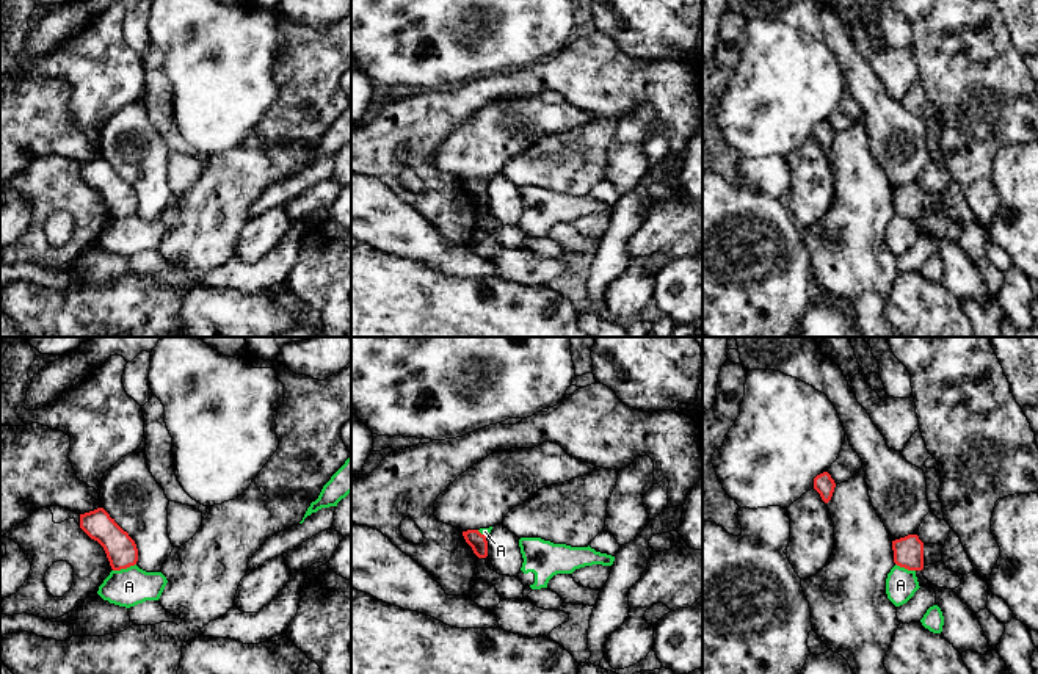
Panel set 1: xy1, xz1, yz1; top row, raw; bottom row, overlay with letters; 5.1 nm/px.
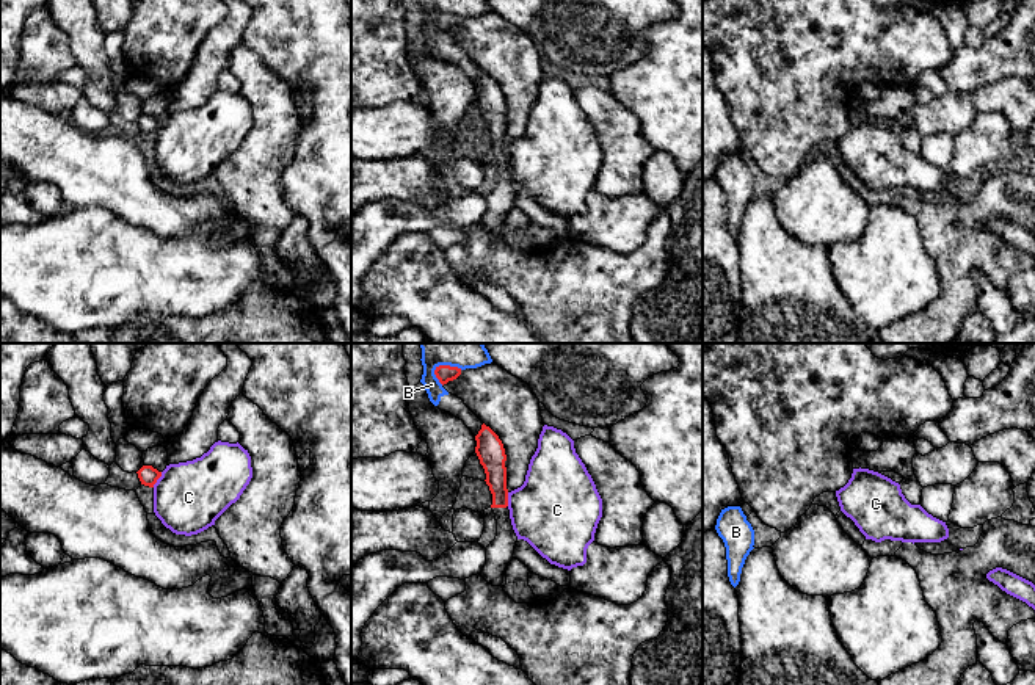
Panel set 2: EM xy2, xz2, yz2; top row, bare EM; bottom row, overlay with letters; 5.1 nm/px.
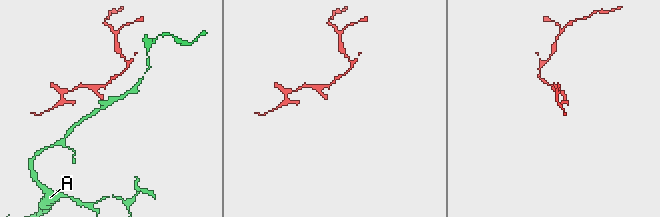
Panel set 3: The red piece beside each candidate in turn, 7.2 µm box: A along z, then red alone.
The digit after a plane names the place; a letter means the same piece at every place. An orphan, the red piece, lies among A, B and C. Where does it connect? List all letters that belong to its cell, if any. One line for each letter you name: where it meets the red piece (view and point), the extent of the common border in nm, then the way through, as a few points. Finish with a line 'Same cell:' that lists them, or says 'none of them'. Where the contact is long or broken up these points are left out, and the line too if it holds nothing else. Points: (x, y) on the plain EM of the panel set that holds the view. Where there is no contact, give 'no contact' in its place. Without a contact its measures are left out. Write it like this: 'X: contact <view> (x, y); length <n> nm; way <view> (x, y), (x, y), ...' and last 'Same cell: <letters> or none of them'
Same cell: none of them

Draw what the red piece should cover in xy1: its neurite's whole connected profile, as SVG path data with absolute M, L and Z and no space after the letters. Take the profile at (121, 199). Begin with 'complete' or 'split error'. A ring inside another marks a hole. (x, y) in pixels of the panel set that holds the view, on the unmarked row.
complete; M103 157L80 163L80 177L103 196L113 219L136 213L138 197L135 190Z

